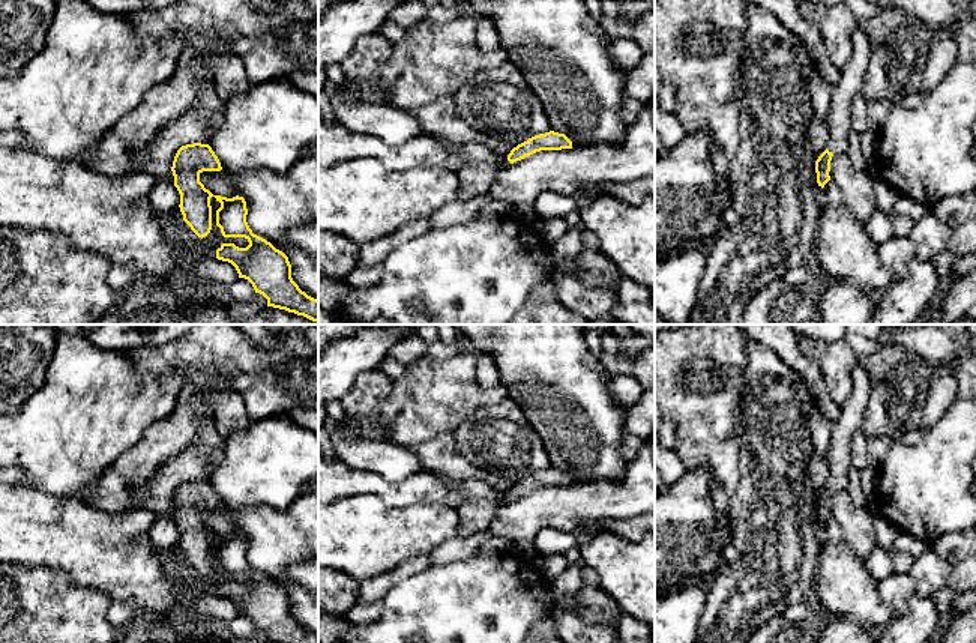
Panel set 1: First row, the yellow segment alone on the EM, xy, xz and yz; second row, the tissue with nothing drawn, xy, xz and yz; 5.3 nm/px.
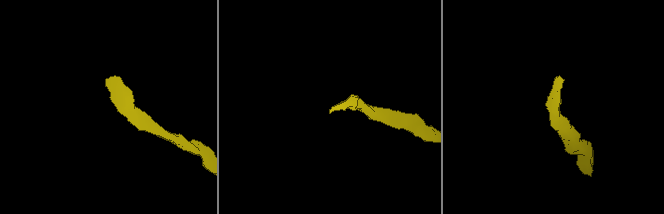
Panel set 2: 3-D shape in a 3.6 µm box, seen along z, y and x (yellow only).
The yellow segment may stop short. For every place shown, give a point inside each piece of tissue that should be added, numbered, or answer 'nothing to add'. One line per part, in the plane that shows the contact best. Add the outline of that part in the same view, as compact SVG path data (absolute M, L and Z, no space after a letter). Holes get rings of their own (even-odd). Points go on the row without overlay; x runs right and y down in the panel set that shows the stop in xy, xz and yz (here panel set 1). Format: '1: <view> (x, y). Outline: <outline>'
1: xy (206, 436). Outline: M206 418L191 443L201 445L203 448L210 451L210 472L201 481L209 481L212 472L222 463L224 460L224 440L219 437L215 418Z

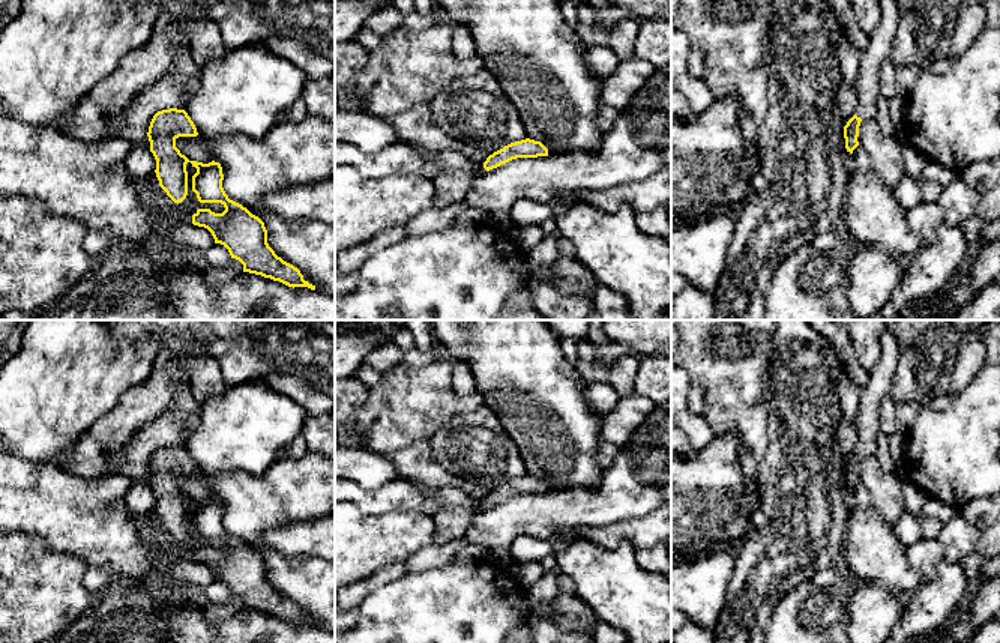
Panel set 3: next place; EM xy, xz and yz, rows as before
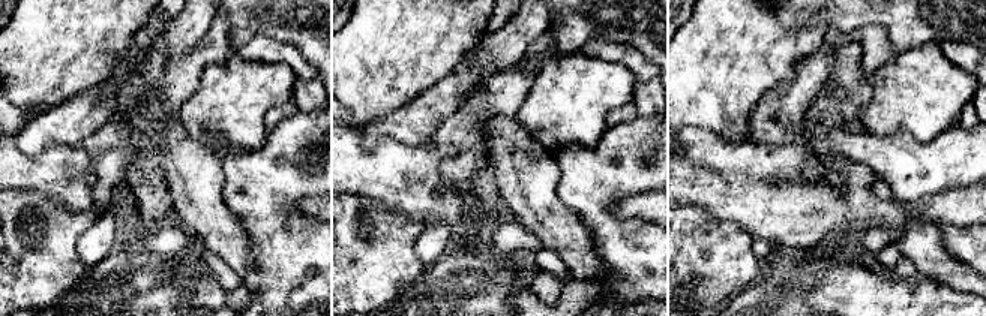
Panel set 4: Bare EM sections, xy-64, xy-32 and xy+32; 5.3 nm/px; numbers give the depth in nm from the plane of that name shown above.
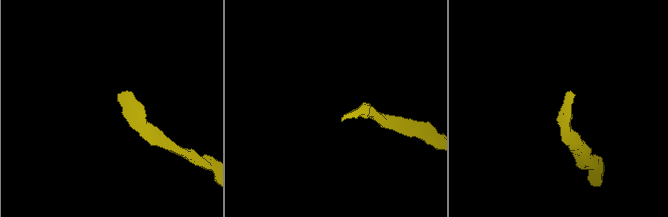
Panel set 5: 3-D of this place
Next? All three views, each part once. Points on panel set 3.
1: xy (182, 401). Outline: M182 383L167 409L177 410L179 413L186 416L186 437L177 446L185 446L188 437L198 428L200 425L200 406L195 403L191 383Z

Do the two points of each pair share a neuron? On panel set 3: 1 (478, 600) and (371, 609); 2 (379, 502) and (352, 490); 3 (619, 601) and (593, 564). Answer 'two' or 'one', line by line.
1: one
2: one
3: one

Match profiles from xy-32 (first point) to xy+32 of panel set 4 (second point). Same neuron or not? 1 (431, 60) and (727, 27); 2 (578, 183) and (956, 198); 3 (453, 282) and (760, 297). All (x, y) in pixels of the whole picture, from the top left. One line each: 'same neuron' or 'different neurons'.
1: same neuron
2: different neurons
3: same neuron

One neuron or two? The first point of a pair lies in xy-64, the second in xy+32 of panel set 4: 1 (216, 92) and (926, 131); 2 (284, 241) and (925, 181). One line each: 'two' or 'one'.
1: one
2: one

